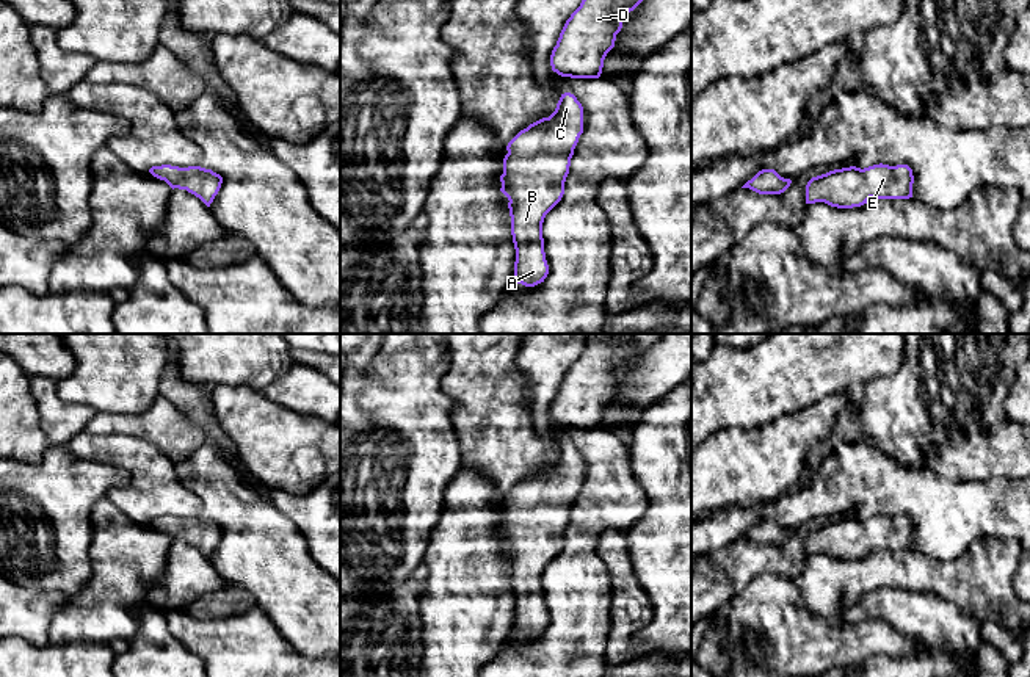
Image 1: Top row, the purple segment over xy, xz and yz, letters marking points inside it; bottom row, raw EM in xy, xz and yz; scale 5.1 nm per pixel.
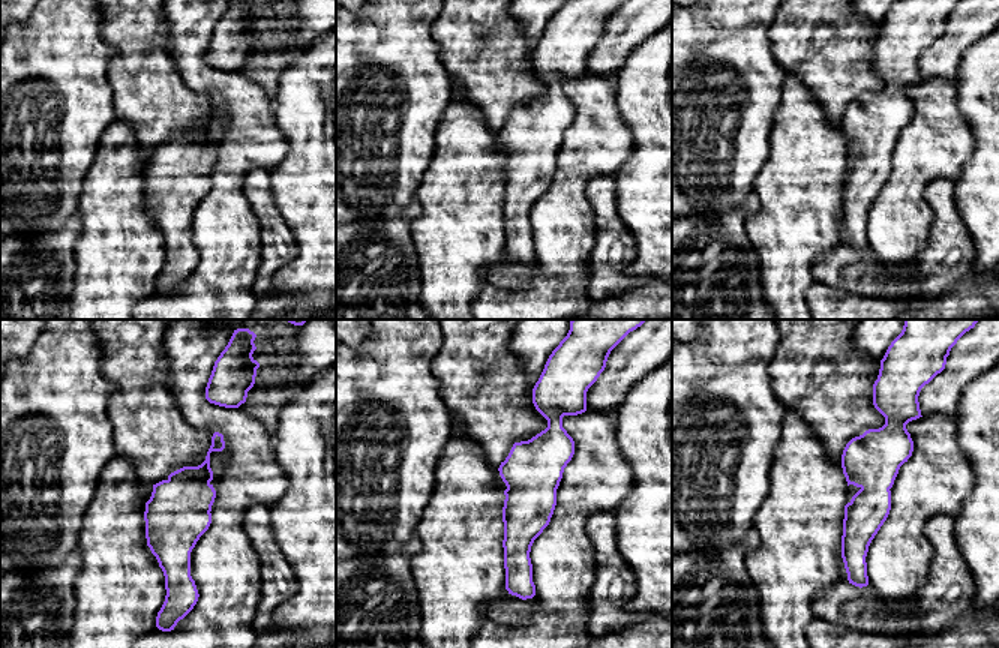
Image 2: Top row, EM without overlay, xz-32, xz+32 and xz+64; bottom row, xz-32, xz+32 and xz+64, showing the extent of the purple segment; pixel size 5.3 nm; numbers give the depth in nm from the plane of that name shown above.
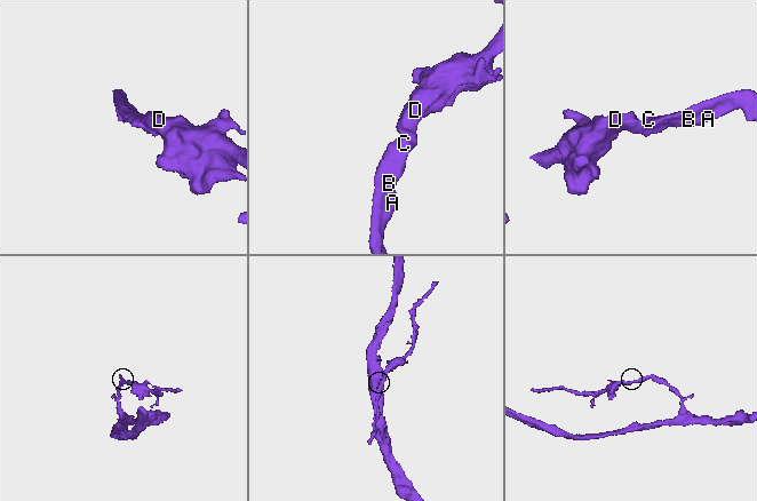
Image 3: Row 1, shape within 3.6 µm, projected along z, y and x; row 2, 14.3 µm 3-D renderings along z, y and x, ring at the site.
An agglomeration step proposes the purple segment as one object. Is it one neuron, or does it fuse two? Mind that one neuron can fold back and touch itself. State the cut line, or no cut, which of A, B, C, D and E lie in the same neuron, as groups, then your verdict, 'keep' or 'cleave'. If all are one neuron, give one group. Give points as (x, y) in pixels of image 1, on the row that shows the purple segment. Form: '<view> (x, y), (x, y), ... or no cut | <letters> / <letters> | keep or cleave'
no cut | A B C D E | keep

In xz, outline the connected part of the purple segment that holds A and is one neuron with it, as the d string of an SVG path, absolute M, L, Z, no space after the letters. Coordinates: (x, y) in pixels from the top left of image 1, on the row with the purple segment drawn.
M571 92L561 94L555 111L520 130L506 146L500 191L508 197L511 235L516 249L513 284L535 287L549 274L542 223L561 201L574 149L583 133L583 107Z

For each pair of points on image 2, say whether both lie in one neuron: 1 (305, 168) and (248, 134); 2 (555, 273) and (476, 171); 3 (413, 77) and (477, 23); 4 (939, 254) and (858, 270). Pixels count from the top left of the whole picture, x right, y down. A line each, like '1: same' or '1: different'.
1: different
2: different
3: different
4: same

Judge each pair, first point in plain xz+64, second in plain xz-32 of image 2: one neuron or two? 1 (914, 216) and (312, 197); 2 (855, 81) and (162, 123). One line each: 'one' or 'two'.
1: two
2: one

